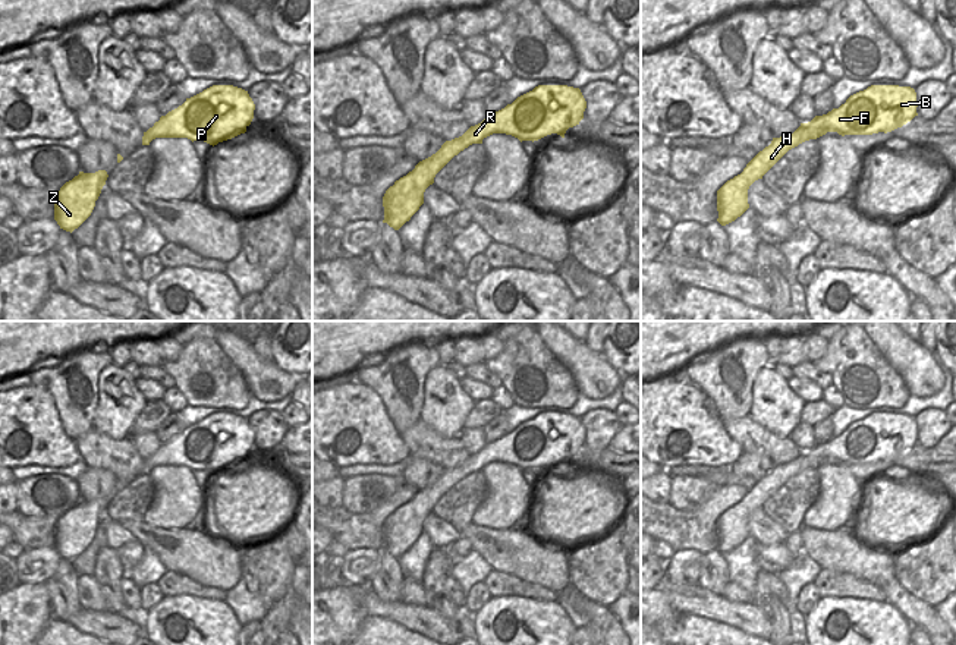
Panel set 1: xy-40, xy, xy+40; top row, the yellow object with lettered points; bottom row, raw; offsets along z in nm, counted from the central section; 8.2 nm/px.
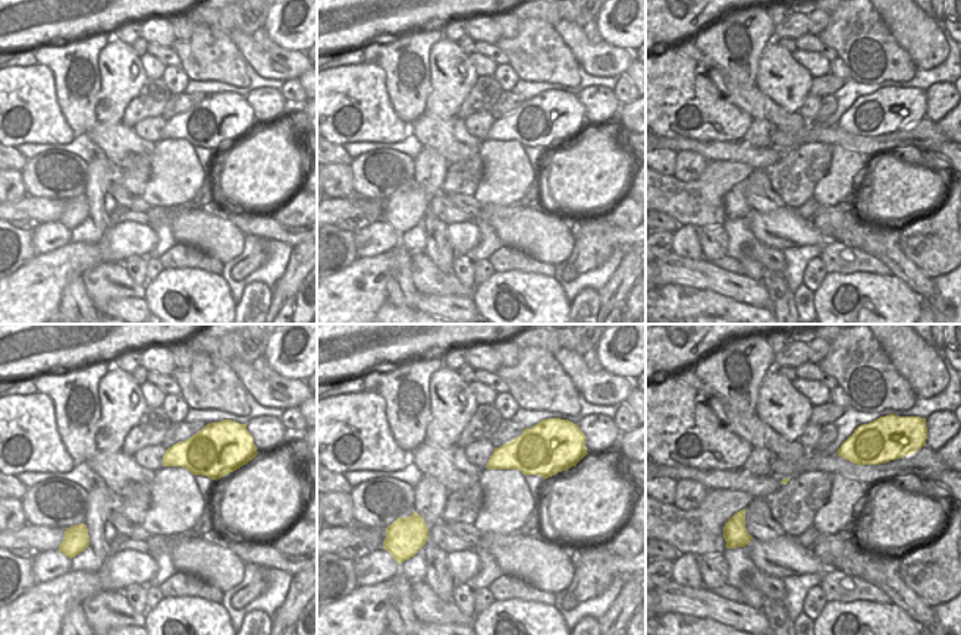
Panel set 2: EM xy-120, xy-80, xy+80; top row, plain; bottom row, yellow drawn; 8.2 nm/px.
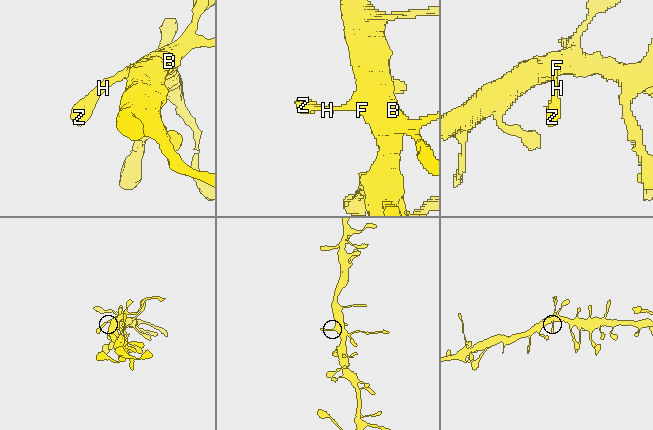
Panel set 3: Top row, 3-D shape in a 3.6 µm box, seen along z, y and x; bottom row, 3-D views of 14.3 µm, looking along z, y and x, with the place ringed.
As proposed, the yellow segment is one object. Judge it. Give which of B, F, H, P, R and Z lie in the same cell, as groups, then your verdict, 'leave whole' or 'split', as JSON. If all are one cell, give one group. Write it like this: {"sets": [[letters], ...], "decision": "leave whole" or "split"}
{"sets": [["B", "F", "H", "P", "R", "Z"]], "decision": "leave whole"}

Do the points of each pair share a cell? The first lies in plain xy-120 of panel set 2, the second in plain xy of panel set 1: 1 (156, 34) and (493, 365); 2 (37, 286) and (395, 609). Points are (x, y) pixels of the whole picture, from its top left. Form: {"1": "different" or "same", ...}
{"1": "different", "2": "different"}

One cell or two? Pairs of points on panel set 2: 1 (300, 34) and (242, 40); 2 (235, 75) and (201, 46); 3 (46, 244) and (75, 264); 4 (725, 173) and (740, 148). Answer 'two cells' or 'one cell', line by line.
1: two cells
2: one cell
3: two cells
4: two cells

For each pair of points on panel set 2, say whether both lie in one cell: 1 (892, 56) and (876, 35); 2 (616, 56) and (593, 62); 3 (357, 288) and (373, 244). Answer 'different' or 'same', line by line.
1: same
2: same
3: different

